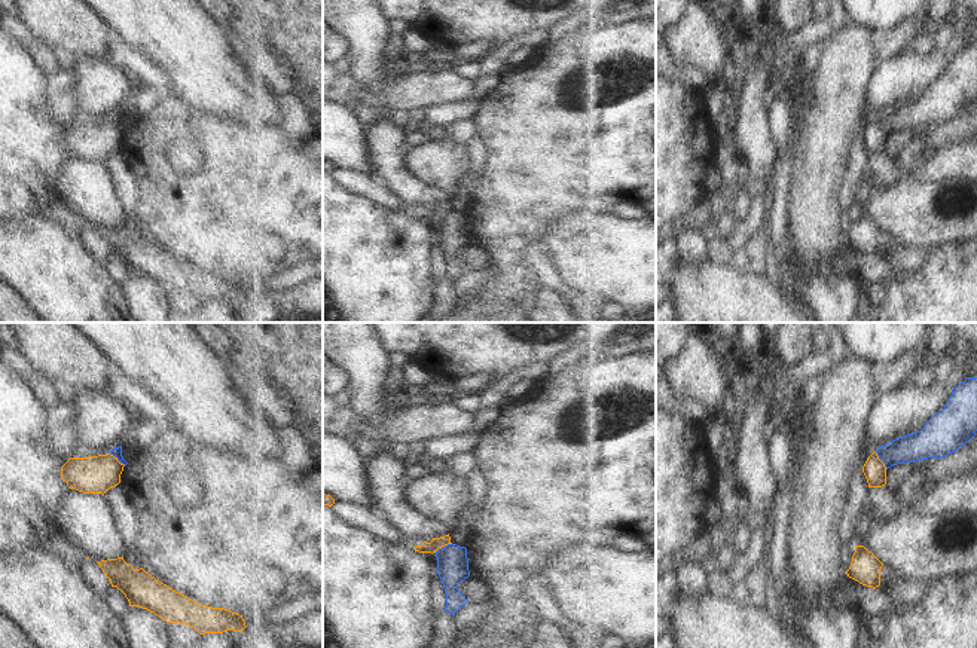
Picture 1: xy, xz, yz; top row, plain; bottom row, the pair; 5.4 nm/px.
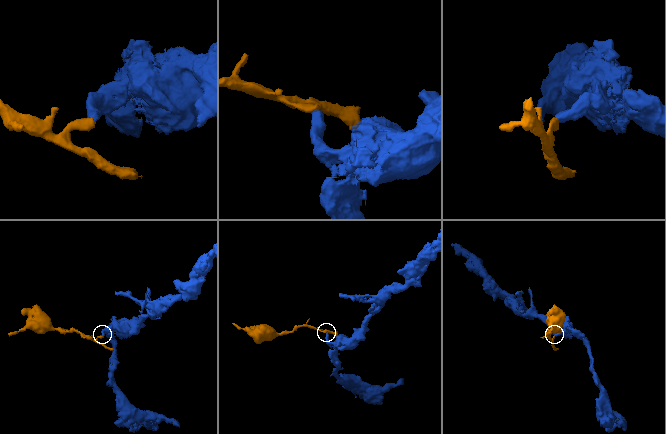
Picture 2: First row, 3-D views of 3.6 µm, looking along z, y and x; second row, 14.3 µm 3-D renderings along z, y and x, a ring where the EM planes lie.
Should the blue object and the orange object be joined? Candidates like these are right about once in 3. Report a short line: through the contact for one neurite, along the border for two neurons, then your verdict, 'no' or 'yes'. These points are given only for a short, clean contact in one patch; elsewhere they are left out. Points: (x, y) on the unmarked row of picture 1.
line xy (109, 119), (124, 133); no

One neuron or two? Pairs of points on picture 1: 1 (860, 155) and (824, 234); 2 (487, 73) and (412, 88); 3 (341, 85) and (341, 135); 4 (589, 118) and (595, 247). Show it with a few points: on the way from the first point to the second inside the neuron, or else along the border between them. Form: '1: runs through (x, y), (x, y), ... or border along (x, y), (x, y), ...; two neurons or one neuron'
1: border along (848, 161), (840, 188), (840, 198), (845, 204); two neurons
2: border along (476, 82), (482, 86); two neurons
3: border along (338, 101), (348, 107); two neurons
4: border along (628, 210), (616, 213), (570, 213), (559, 219); two neurons

